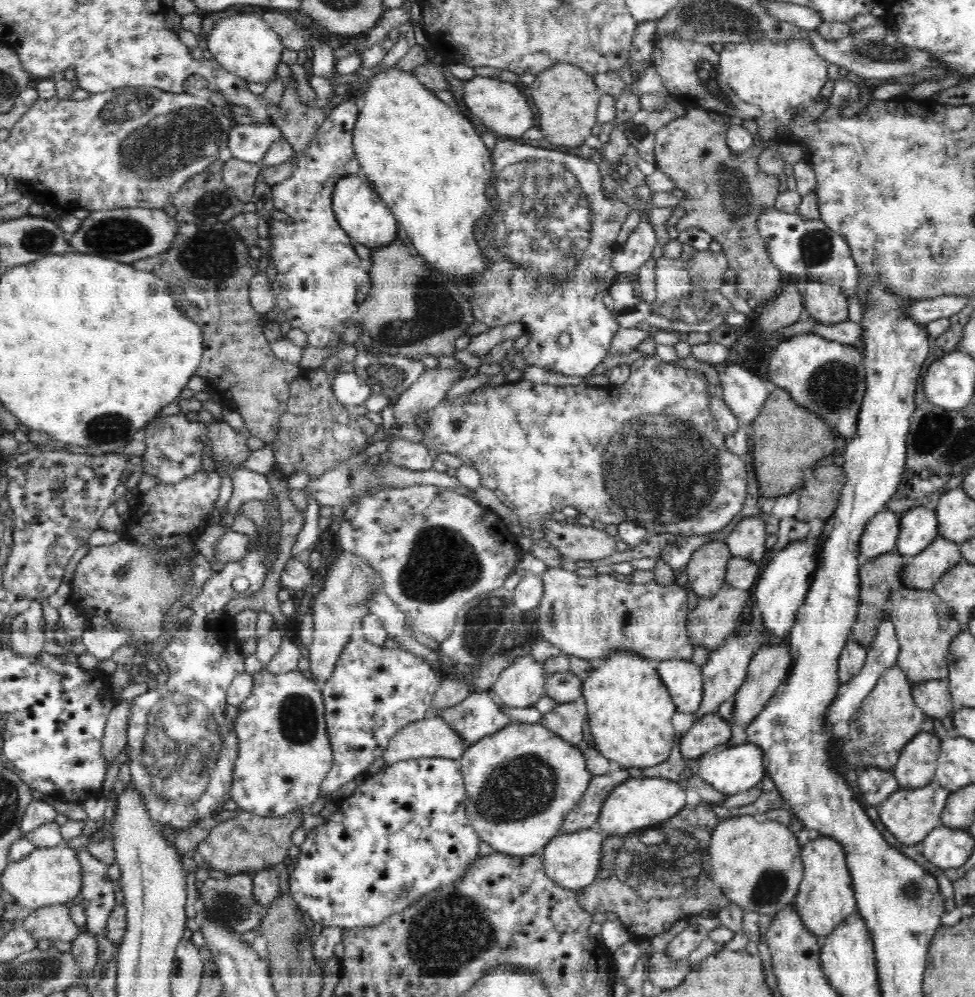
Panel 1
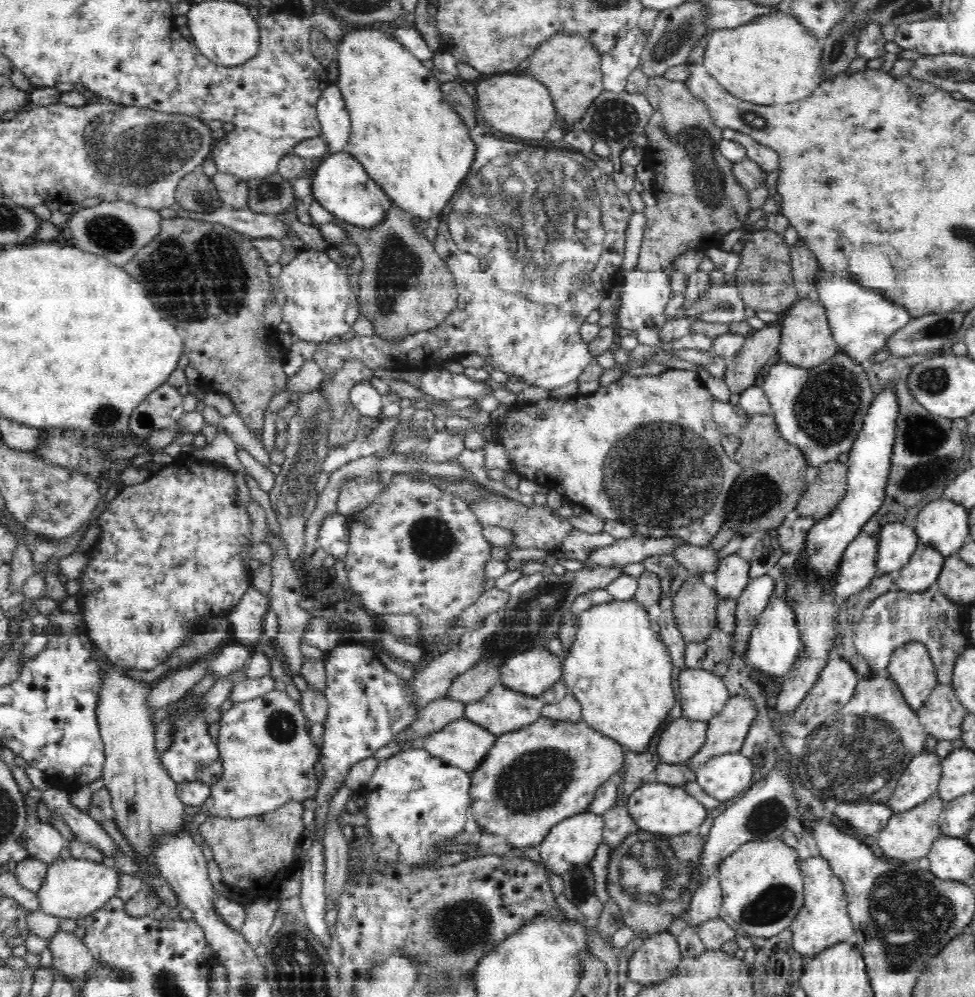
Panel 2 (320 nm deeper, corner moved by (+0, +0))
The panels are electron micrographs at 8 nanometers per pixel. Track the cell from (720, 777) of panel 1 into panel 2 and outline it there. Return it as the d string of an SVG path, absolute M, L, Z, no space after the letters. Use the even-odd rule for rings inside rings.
M736 751L706 760L697 768L695 781L710 796L729 803L749 790L753 774L752 761Z

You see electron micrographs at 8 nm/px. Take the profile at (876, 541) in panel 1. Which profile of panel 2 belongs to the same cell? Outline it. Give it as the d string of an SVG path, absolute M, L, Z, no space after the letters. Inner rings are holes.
M862 532L848 544L839 564L834 591L831 592L837 603L840 604L849 596L860 592L878 576L876 568L878 543L876 534Z

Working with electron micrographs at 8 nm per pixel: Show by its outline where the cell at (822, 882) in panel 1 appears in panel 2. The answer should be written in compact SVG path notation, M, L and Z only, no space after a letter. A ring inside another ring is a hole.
M826 857L806 858L799 867L803 873L804 906L790 926L793 934L792 946L796 952L812 958L828 946L853 940L854 929L847 911L847 892L840 877L832 872Z

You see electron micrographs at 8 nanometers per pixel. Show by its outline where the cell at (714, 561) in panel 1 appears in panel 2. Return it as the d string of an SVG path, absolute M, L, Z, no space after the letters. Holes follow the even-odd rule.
M692 574L674 595L672 612L677 629L685 642L704 642L717 628L717 604L720 598L715 589L706 587L702 576Z

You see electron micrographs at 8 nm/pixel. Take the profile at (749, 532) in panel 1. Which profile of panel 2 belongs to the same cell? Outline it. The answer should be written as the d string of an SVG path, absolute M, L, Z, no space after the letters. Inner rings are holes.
M736 553L724 556L714 572L716 584L714 589L720 599L736 600L745 586L750 582L750 563Z

